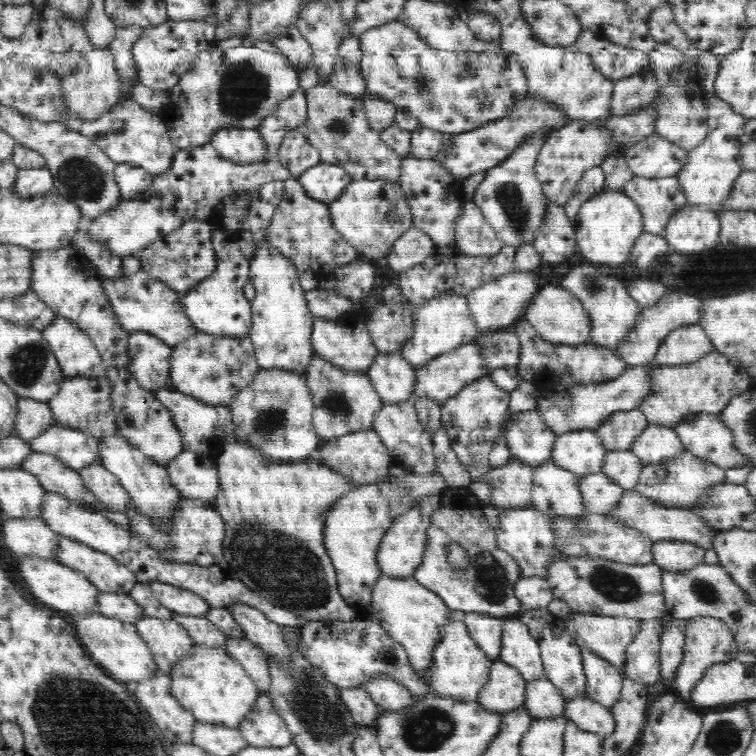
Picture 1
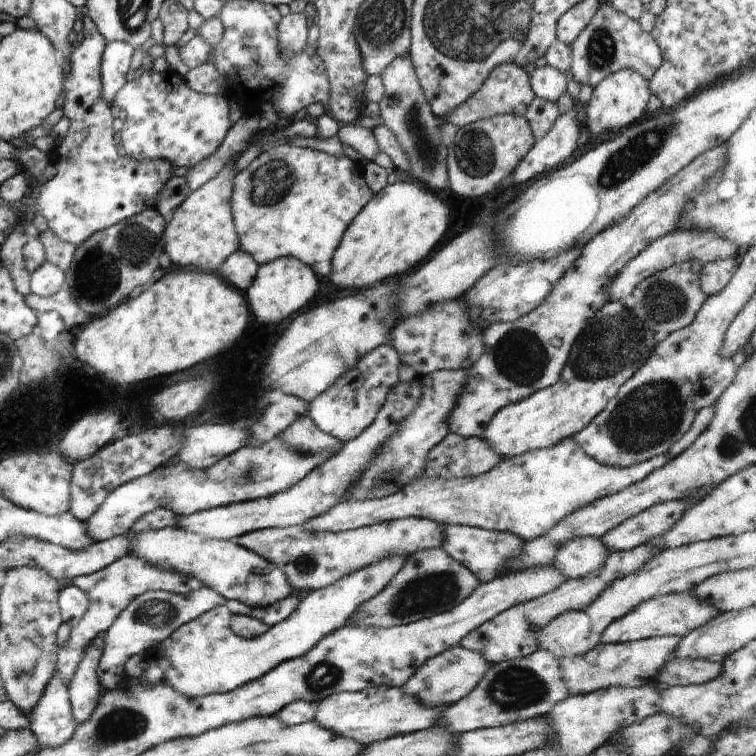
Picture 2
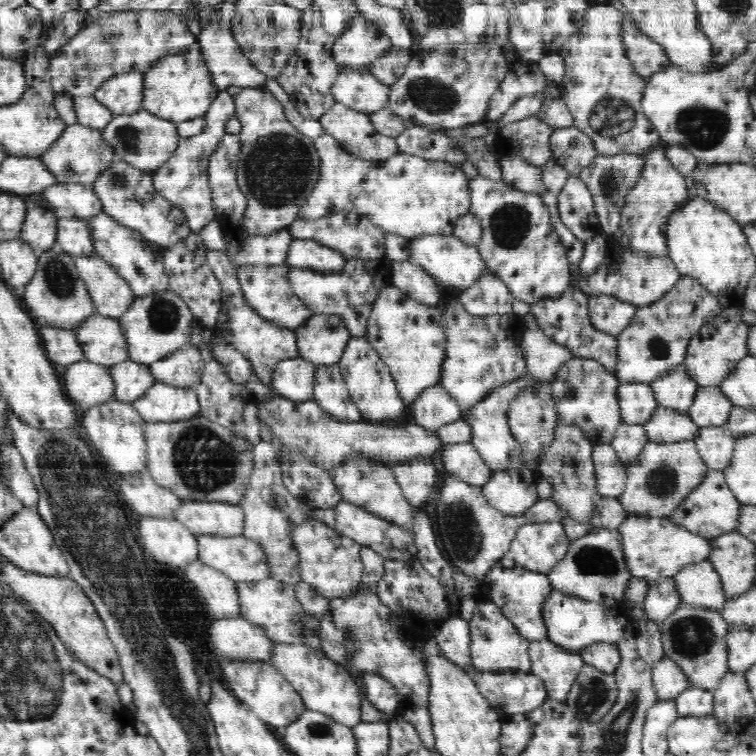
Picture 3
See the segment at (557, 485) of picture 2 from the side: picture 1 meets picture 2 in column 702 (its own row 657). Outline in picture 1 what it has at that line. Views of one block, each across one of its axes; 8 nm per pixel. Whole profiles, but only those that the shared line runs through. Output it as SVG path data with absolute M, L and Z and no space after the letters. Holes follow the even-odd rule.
M380 575L372 589L368 617L386 631L394 642L401 644L407 652L410 664L423 679L426 669L433 663L433 652L440 640L443 624L452 618L452 610L431 590L414 580L414 577L387 577Z

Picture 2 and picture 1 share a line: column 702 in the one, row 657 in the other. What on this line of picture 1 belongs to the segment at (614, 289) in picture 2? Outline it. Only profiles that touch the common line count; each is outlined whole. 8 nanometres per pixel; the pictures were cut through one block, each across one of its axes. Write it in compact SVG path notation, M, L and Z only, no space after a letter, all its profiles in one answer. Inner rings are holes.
M227 637L224 649L244 667L248 677L257 685L259 693L268 694L272 680L263 651L248 639L238 637Z

